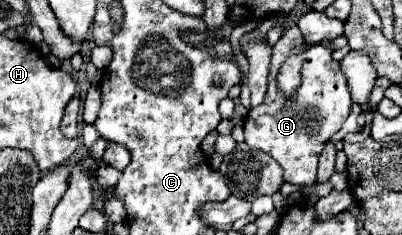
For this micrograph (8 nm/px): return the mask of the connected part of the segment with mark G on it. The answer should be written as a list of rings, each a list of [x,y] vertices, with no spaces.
[[[296,26],[284,30],[282,38],[272,48],[270,58],[270,76],[268,76],[268,92],[260,106],[252,108],[244,120],[244,142],[250,148],[262,150],[270,154],[282,168],[284,180],[298,186],[310,186],[316,182],[316,164],[318,152],[322,152],[322,144],[330,140],[344,124],[350,114],[350,90],[348,82],[340,70],[340,64],[332,58],[332,50],[324,44],[316,44],[308,48],[306,60],[302,64],[302,84],[294,96],[294,100],[286,100],[276,90],[276,74],[282,60],[304,48],[304,38]]]

